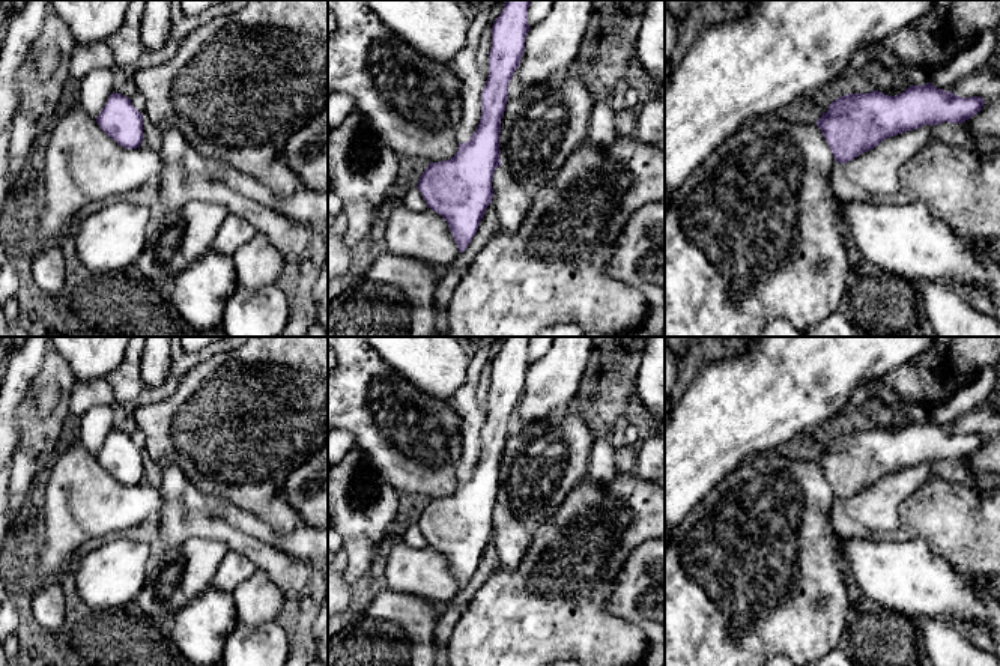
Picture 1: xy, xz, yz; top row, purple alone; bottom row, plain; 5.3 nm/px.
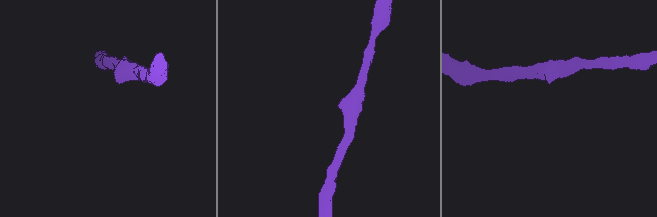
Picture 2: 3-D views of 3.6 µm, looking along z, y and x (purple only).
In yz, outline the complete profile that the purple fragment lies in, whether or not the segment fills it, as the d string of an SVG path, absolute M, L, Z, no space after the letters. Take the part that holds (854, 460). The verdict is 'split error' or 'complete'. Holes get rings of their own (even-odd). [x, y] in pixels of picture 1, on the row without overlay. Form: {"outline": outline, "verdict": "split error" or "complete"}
{"outline": "M931 419L889 433L878 427L835 436L817 457L836 499L847 501L884 475L943 459L962 460L977 451L983 434L959 434Z", "verdict": "complete"}

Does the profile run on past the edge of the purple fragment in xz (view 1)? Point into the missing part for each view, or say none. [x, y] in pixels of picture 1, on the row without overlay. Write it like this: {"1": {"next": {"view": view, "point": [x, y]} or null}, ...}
{"1": {"next": null}}

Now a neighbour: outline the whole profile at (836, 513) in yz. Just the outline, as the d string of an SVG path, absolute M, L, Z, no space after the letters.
M836 498L833 499L833 505L830 510L830 522L836 534L844 538L860 538L860 540L872 538L877 541L883 541L884 538L887 538L883 534L874 532L866 526L863 526L862 523L850 519L844 511L844 501Z

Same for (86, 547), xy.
M98 537L98 538L92 538L84 541L78 550L75 552L75 558L83 559L84 556L87 556L90 552L93 552L95 549L101 547L102 544L105 544L110 540L110 537Z

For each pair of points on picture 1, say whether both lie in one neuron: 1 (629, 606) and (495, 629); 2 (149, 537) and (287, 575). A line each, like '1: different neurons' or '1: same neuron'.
1: different neurons
2: different neurons

